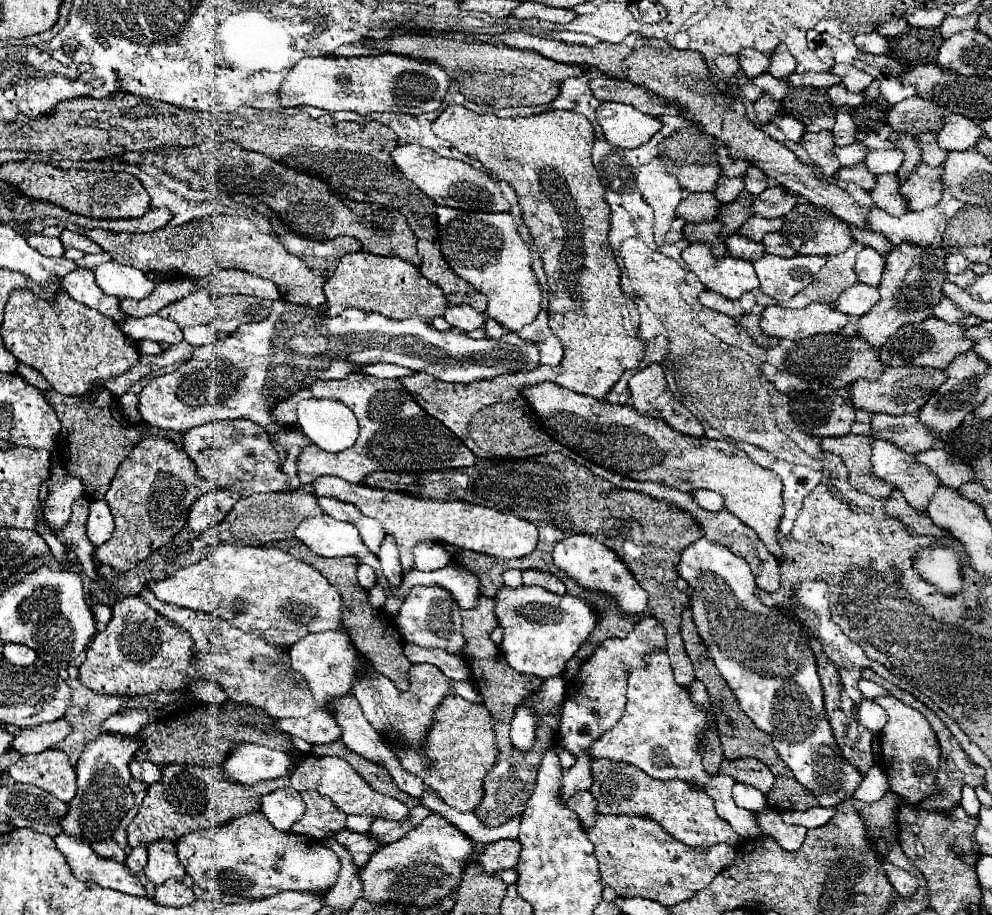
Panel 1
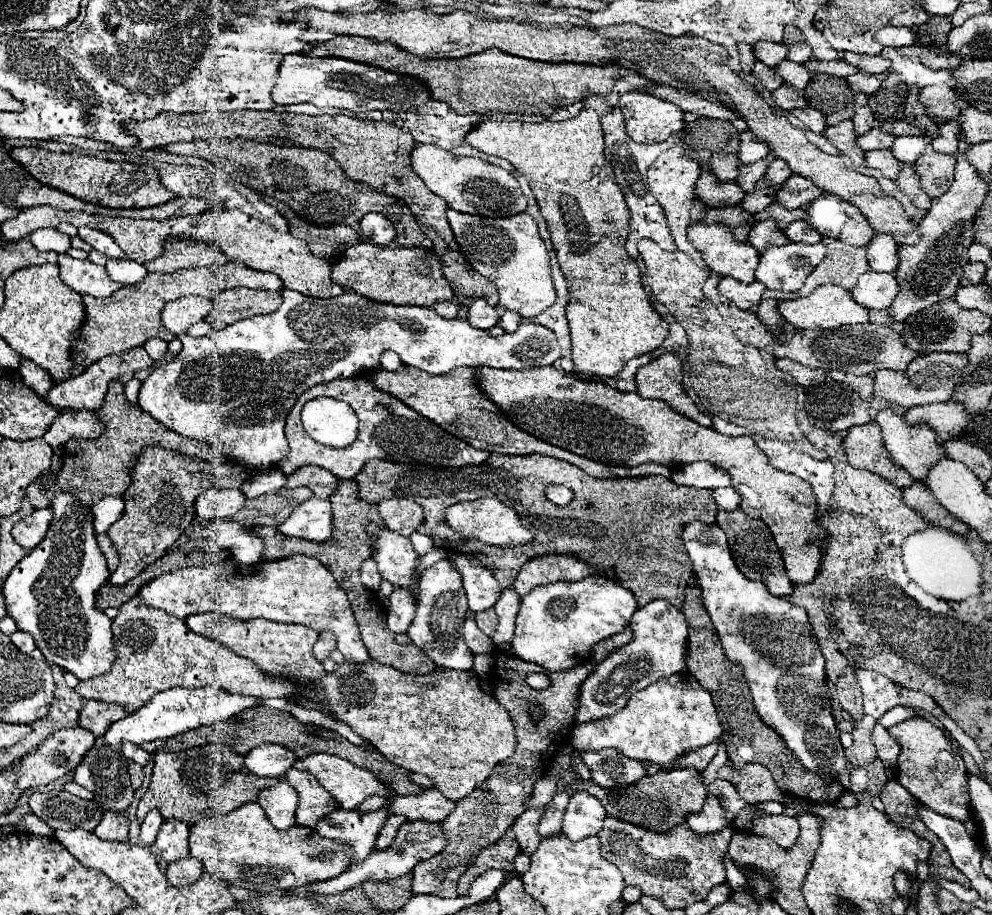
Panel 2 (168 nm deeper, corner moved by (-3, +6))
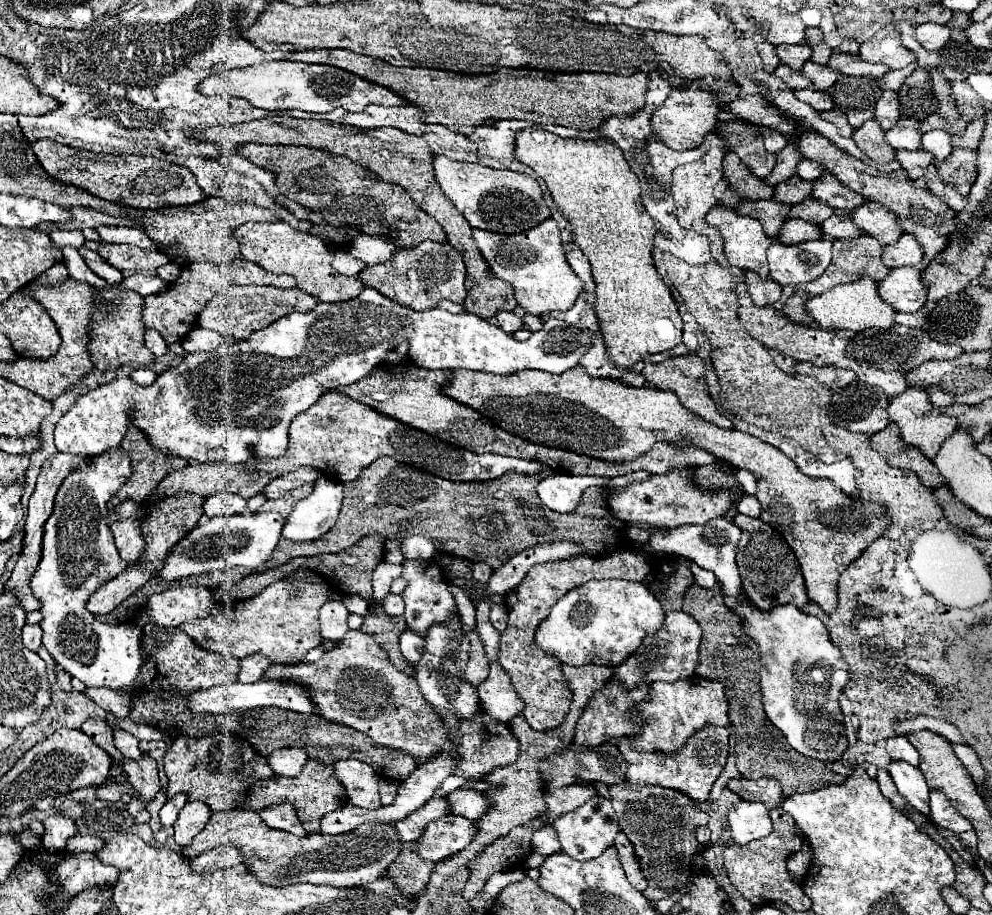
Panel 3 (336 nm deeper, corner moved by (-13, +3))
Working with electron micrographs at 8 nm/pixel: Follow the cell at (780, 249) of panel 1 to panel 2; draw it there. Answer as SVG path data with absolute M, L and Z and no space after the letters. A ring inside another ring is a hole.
M798 220L798 222L792 222L786 230L784 230L784 234L788 236L788 240L790 242L804 242L804 244L816 244L816 242L820 242L822 238L820 238L820 234L810 226L810 224L806 224L804 220Z

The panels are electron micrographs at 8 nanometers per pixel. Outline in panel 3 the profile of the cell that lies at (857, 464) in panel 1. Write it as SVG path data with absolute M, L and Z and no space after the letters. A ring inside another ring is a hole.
M888 423L886 429L872 435L870 443L888 461L888 465L914 471L922 479L922 485L936 489L946 483L946 479L938 473L936 465L930 459L926 459L926 455L922 455L922 451L918 451L916 447L908 447L902 441L900 429L896 423Z

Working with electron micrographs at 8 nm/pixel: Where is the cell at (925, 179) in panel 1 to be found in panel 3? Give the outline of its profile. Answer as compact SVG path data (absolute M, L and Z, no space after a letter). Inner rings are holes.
M956 147L942 163L938 163L938 173L946 185L954 187L962 197L968 197L970 187L976 181L976 159L976 151Z

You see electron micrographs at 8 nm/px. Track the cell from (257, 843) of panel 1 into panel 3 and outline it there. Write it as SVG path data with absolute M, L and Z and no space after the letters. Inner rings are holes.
M228 809L214 813L190 845L182 849L186 859L198 857L204 851L210 851L218 845L232 845L240 849L244 865L268 885L294 885L294 883L312 883L312 885L330 885L330 887L362 887L386 873L390 863L400 855L402 841L394 825L360 825L358 829L344 835L306 835L296 837L282 829L268 827L258 813Z

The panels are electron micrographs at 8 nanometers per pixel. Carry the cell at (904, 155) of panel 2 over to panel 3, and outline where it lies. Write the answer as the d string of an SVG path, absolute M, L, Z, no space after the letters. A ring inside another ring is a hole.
M934 129L922 135L922 149L930 151L936 161L944 161L952 153L952 135L944 129Z

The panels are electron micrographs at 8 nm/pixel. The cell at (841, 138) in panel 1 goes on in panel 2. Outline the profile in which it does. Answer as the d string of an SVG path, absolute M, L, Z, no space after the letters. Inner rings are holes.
M856 106L854 108L854 130L856 130L856 136L862 136L866 134L870 128L874 128L874 116L872 116L872 110L868 106Z

